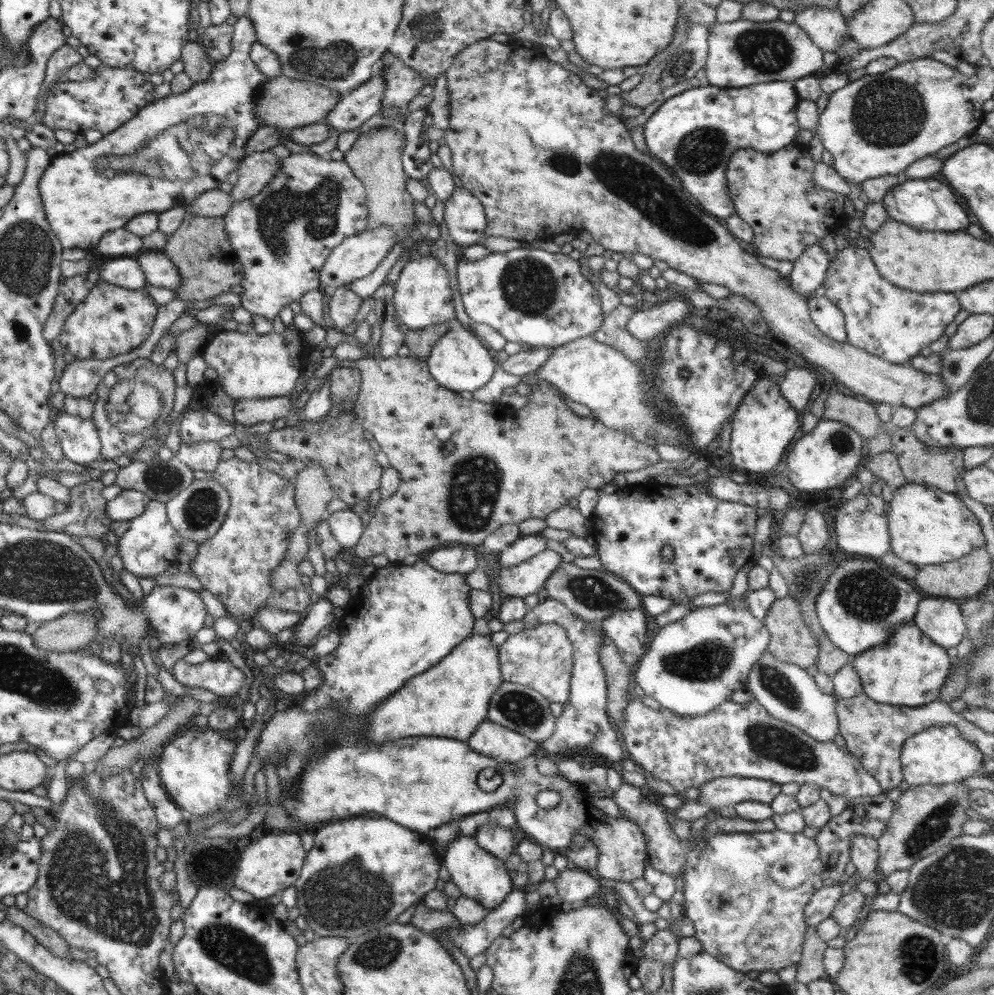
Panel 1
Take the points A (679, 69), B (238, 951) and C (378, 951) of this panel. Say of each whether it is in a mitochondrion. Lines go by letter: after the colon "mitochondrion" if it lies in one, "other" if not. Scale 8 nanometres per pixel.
A: mitochondrion
B: mitochondrion
C: mitochondrion

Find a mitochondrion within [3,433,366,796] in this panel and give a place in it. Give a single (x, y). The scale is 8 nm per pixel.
(202, 507)

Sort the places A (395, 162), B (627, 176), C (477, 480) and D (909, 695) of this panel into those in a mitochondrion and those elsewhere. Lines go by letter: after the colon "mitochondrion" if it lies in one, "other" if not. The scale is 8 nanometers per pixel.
A: other
B: mitochondrion
C: mitochondrion
D: other

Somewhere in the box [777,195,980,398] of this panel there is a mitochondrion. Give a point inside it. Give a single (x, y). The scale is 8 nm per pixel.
(954, 367)

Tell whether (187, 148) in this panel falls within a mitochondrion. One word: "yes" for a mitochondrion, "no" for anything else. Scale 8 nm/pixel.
yes

